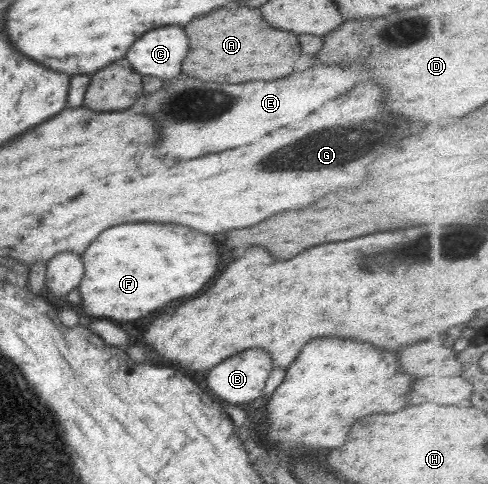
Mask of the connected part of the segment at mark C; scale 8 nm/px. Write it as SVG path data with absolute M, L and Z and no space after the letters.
M167 26L143 33L127 50L125 58L137 74L155 76L161 80L175 78L187 52L183 28Z

